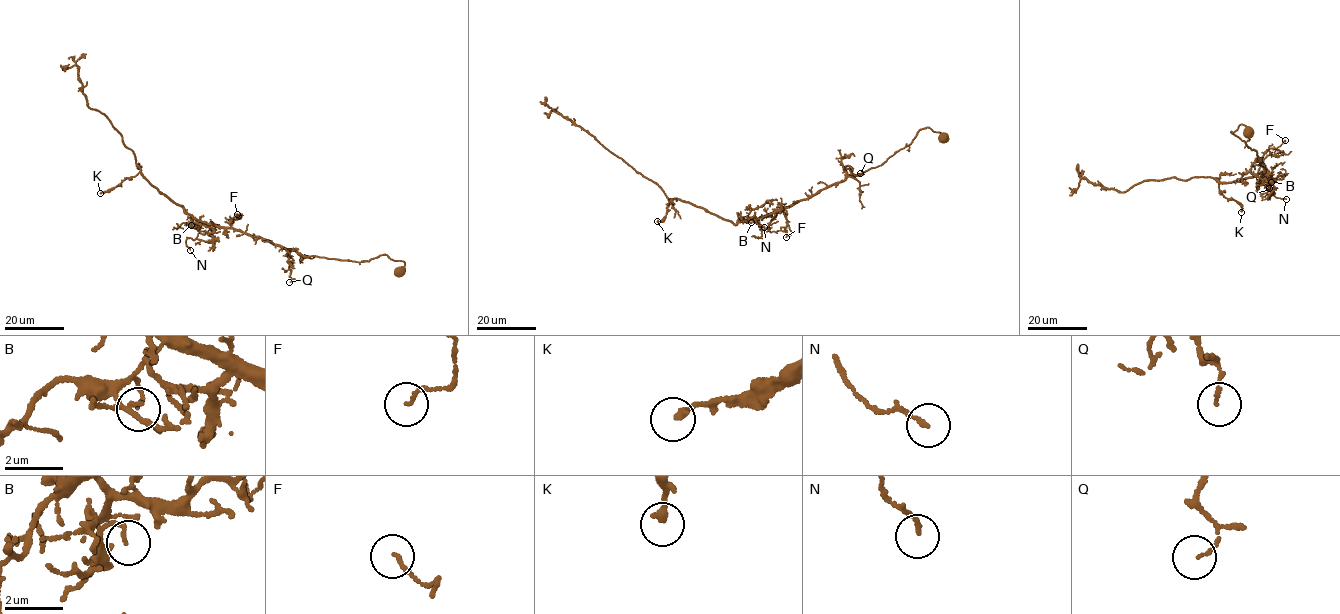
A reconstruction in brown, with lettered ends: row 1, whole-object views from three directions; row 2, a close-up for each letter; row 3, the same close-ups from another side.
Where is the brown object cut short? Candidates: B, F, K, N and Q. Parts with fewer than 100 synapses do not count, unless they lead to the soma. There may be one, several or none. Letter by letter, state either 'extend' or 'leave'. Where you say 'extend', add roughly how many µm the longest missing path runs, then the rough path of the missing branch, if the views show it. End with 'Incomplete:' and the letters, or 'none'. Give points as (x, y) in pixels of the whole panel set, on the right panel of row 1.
B: leave
F: leave
K: leave
N: leave
Q: leave
Incomplete: none

